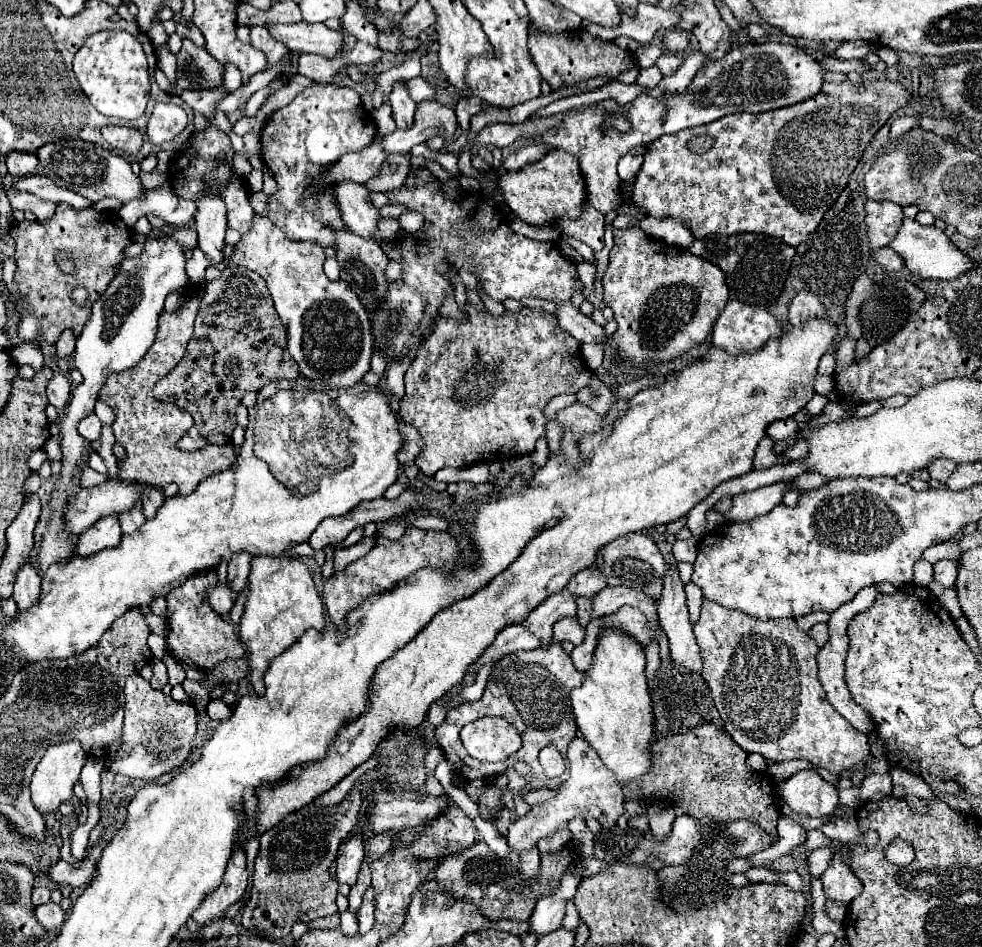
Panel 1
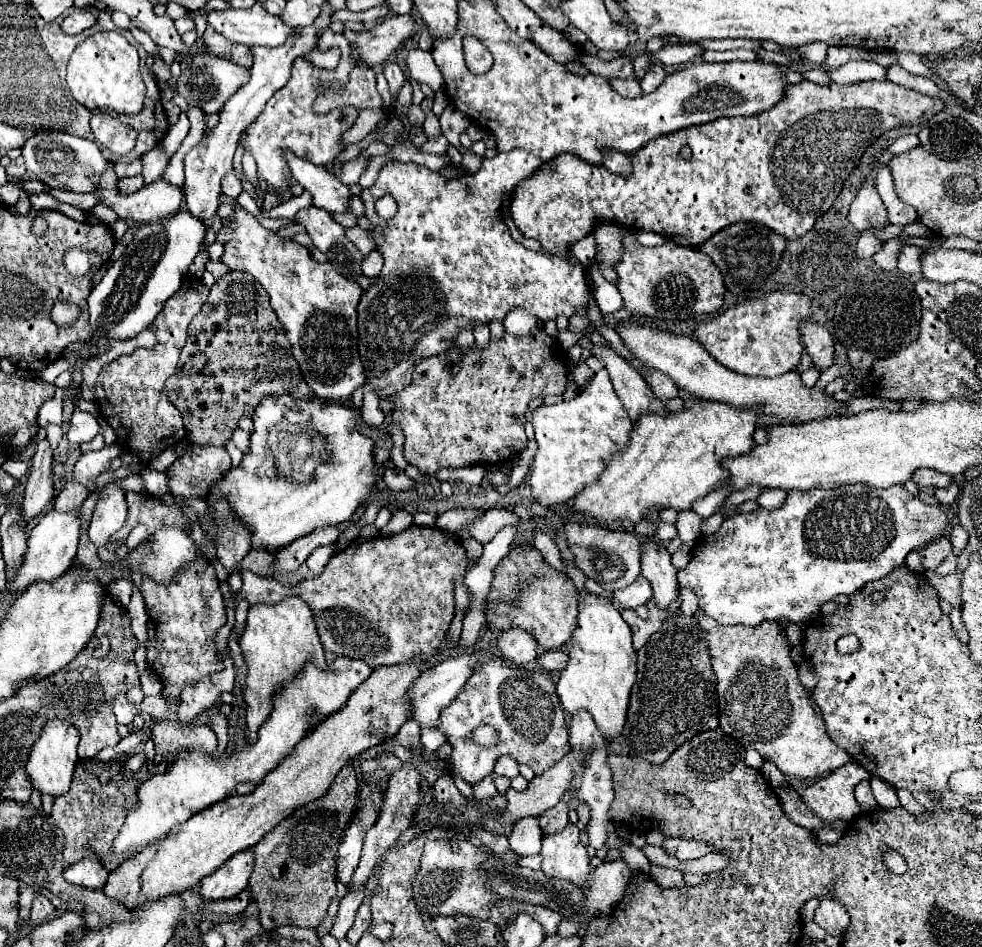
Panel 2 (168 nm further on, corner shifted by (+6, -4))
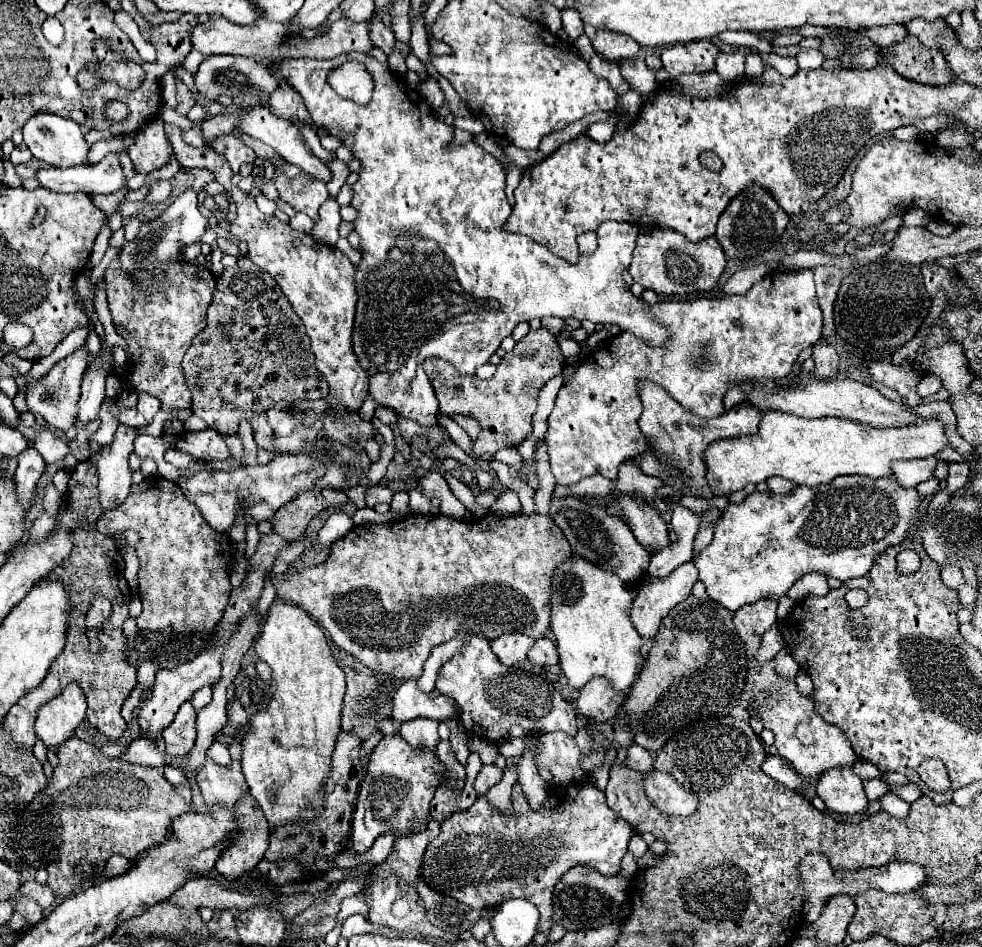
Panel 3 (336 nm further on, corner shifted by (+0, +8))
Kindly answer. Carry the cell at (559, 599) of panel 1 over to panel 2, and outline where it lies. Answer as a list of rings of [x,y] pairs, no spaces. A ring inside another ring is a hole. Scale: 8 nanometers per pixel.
[[[510,628],[498,638],[498,650],[512,664],[528,664],[538,656],[538,642],[522,628]]]

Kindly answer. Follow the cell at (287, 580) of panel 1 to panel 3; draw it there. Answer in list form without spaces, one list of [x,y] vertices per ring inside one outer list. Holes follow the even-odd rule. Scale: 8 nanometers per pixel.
[[[274,602],[270,606],[268,620],[262,626],[262,634],[254,642],[254,650],[260,660],[272,668],[272,678],[276,680],[276,692],[270,698],[266,710],[250,716],[252,730],[242,740],[242,774],[248,782],[250,794],[258,800],[270,832],[288,822],[310,820],[310,810],[320,810],[324,802],[324,782],[330,776],[330,760],[336,748],[340,732],[340,710],[346,692],[344,672],[338,668],[326,636],[320,626],[296,604]]]

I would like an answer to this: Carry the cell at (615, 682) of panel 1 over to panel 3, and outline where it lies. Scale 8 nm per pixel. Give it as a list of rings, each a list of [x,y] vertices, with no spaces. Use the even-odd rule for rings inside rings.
[[[582,556],[556,566],[552,574],[550,628],[556,636],[560,666],[572,688],[582,688],[590,678],[608,678],[614,690],[626,692],[640,670],[640,634],[630,622],[632,592],[618,574],[594,566]]]

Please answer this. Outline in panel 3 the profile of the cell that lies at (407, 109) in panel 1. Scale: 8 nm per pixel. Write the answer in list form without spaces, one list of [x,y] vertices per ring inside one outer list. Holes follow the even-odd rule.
[[[376,16],[370,18],[370,40],[374,46],[382,48],[386,54],[390,54],[396,38],[394,38],[394,32]]]

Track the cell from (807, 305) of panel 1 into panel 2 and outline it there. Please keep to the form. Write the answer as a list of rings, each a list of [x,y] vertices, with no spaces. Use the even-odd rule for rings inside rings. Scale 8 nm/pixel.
[[[804,318],[804,322],[800,324],[800,334],[802,334],[804,348],[810,354],[814,366],[818,370],[832,366],[834,346],[832,346],[830,332],[824,326],[820,326],[818,322],[814,322],[812,318]]]

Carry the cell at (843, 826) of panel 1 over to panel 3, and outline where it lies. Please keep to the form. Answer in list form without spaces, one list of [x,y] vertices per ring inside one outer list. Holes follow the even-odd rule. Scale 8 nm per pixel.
[[[770,754],[766,758],[766,762],[762,764],[762,770],[770,778],[774,778],[776,782],[784,784],[790,790],[798,790],[802,786],[802,778],[798,774],[794,774],[794,770],[790,770],[790,766],[780,756],[776,756],[776,754]]]

